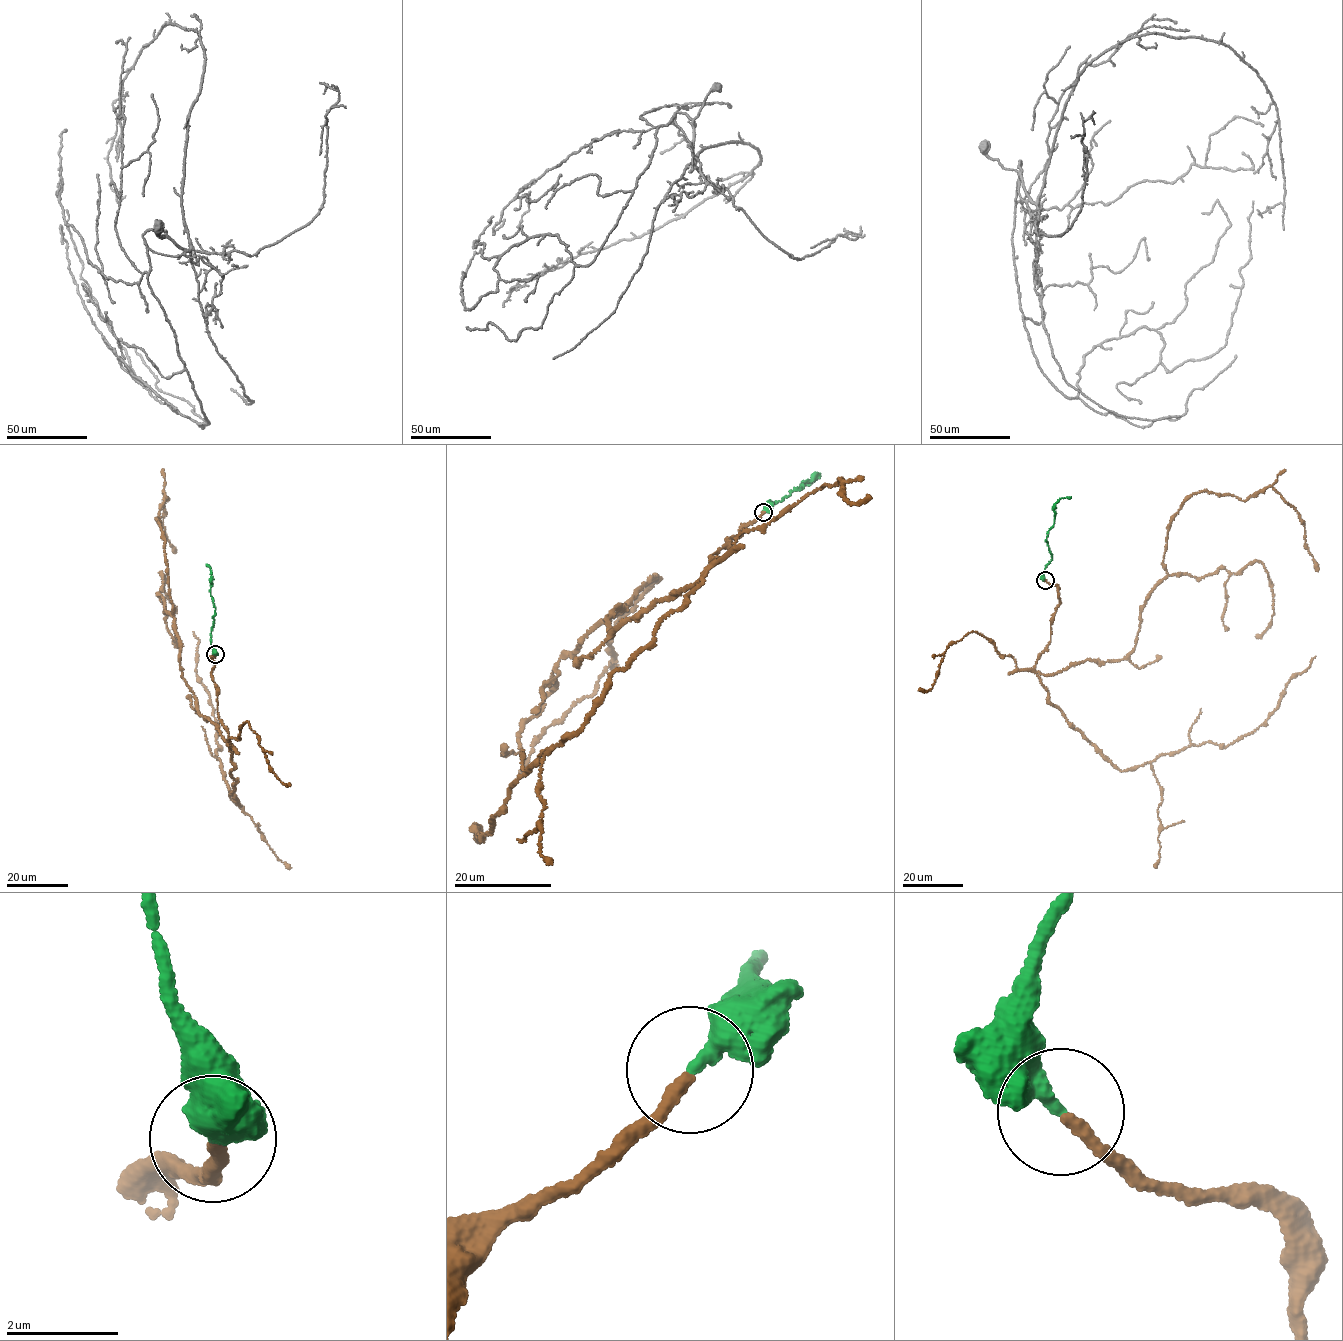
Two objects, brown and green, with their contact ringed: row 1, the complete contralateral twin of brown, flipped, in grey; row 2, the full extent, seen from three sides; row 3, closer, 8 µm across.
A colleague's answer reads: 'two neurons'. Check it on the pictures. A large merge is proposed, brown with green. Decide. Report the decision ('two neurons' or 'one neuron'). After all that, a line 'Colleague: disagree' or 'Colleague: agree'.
one neuron
Colleague: disagree

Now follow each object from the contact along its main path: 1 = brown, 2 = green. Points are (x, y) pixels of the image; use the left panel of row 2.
1: (214, 654), (211, 675), (228, 745), (201, 715), (182, 676), (156, 519), (163, 491), (164, 537), (176, 553)
2: (214, 654), (211, 628), (215, 610), (210, 593), (211, 575), (207, 565)

